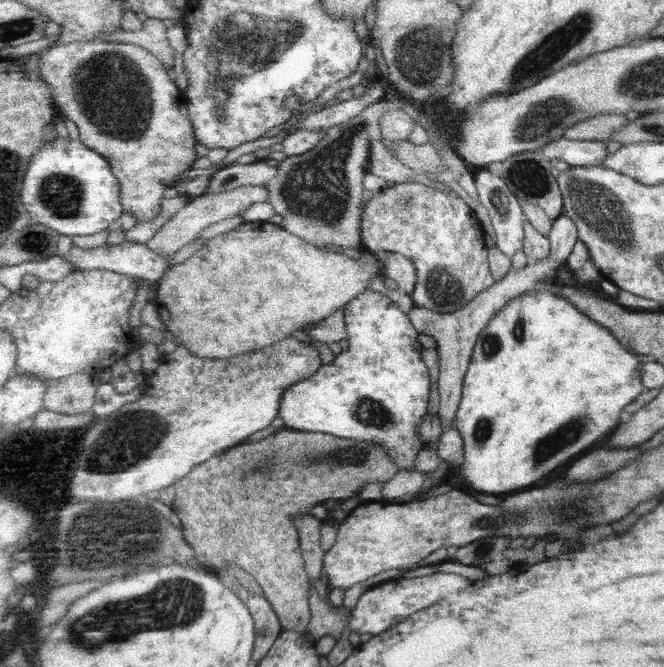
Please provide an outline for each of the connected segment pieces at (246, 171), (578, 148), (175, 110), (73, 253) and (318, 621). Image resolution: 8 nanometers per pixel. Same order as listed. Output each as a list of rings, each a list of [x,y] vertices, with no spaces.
[[[264,160],[250,164],[230,163],[222,165],[208,177],[206,190],[202,195],[219,195],[244,184],[262,184],[276,176],[278,167],[269,166]]]
[[[566,137],[540,150],[548,159],[563,158],[569,165],[603,164],[611,153],[604,140],[570,140]]]
[[[98,37],[84,38],[82,40],[56,40],[49,43],[45,48],[37,52],[40,60],[38,62],[41,76],[43,77],[44,84],[50,90],[53,101],[57,109],[57,114],[65,116],[66,119],[71,119],[79,128],[79,136],[82,137],[86,144],[90,144],[92,148],[99,149],[107,159],[114,165],[115,172],[119,175],[120,184],[123,184],[123,208],[130,209],[135,213],[138,222],[143,219],[153,218],[159,212],[160,202],[163,198],[162,192],[167,187],[174,187],[178,182],[178,175],[181,171],[185,171],[192,167],[196,155],[194,155],[194,140],[195,132],[193,124],[189,119],[187,112],[187,102],[185,93],[181,91],[174,81],[170,80],[168,70],[164,64],[154,54],[150,54],[148,50],[137,46],[136,44],[129,44],[126,42],[105,41]]]
[[[106,240],[102,245],[98,246],[80,246],[74,245],[64,256],[64,263],[68,264],[68,268],[73,271],[92,271],[95,269],[107,269],[108,271],[126,273],[138,278],[150,280],[150,282],[160,279],[164,276],[168,260],[161,258],[155,254],[148,244],[143,241],[129,240],[117,241],[117,244],[112,244],[110,240]]]
[[[318,594],[311,596],[312,620],[307,626],[307,634],[312,641],[324,635],[331,635],[337,641],[346,626],[347,609],[339,606],[332,613],[331,608]]]

